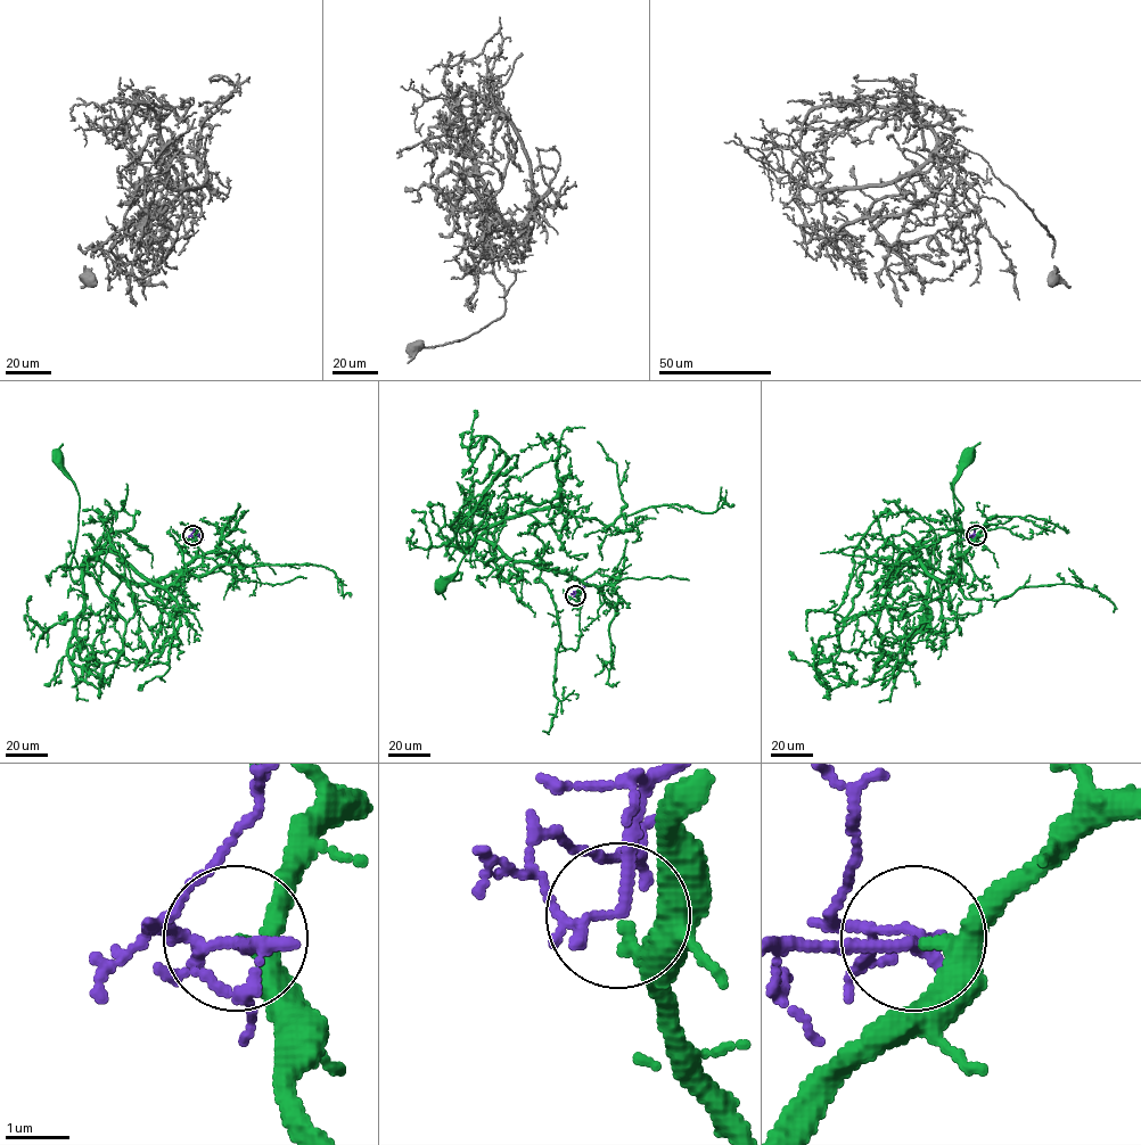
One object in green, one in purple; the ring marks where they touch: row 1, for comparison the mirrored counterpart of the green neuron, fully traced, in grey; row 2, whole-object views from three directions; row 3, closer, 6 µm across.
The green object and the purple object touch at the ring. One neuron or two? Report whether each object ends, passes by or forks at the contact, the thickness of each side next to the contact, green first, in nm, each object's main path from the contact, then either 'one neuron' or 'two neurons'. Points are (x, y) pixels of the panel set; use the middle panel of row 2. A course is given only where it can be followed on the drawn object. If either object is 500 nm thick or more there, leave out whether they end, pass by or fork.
green passes by; purple passes by; calibres 240 and 150 nm; course green (575, 595), (577, 579), (511, 561), (481, 538), (466, 552), (452, 581), (461, 578), (458, 574), (441, 587); course purple (575, 595), (587, 582); one neuron

